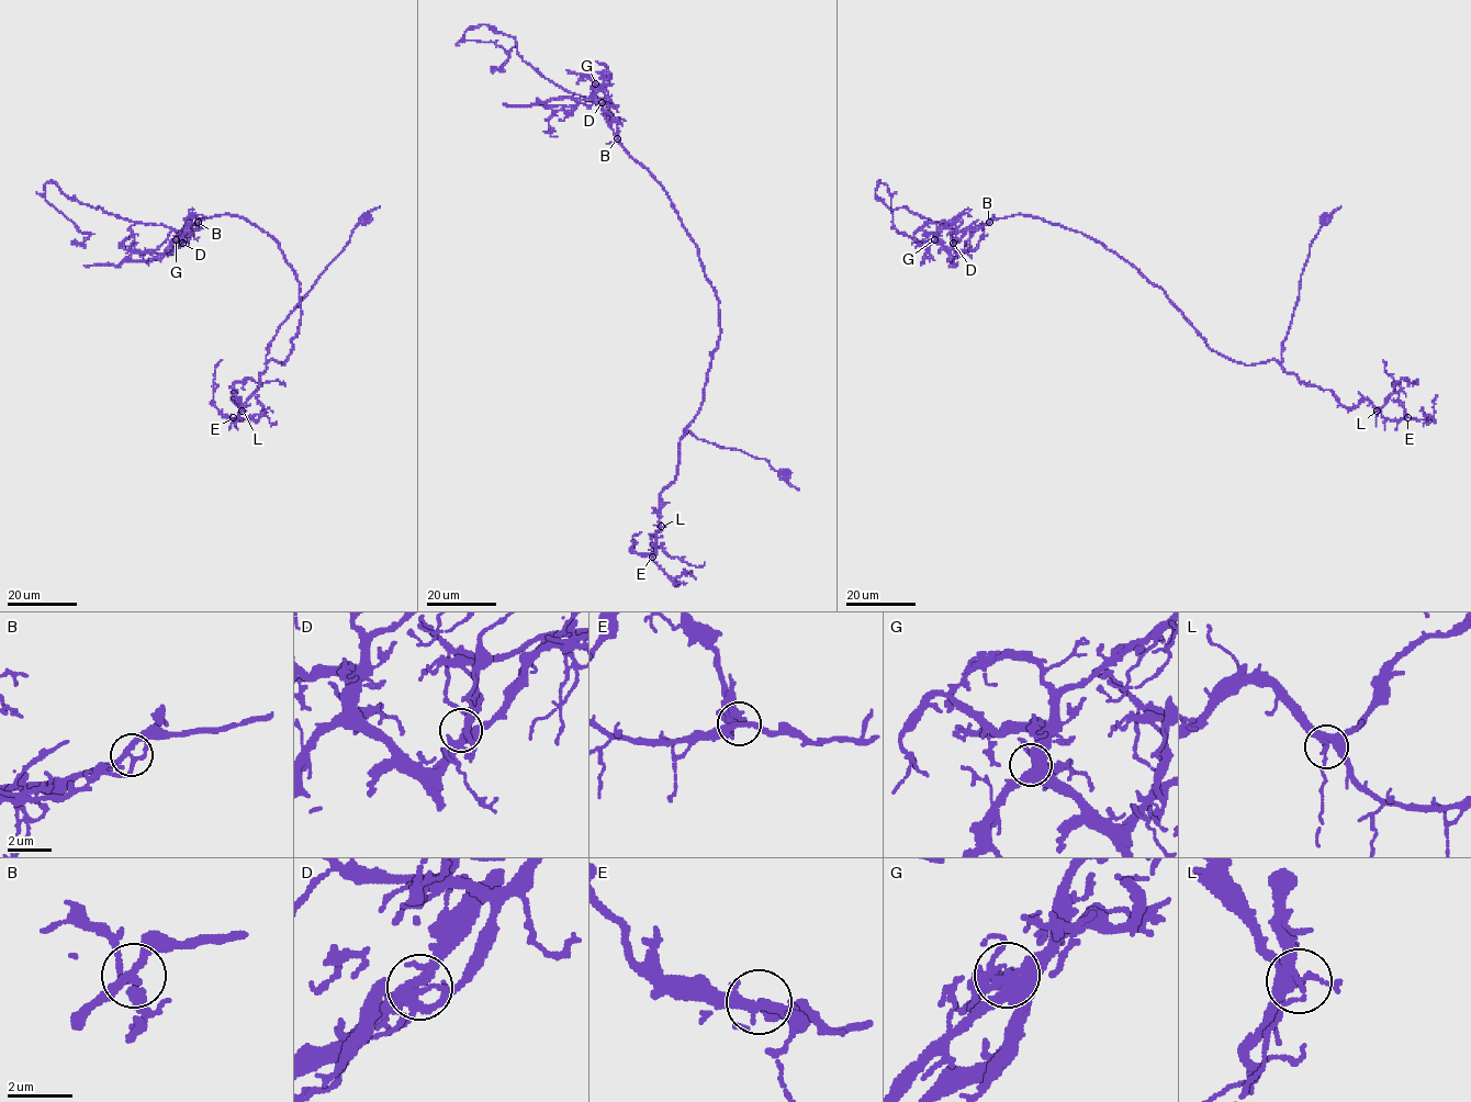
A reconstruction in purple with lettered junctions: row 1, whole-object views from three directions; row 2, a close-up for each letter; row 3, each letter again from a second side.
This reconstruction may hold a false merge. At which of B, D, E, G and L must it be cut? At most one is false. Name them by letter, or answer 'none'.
B

